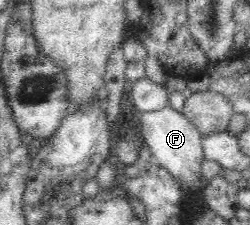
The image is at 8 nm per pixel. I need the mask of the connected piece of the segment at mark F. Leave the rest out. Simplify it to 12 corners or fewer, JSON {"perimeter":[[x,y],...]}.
{"perimeter":[[170,104],[141,111],[139,136],[180,181],[197,181],[201,134]]}

